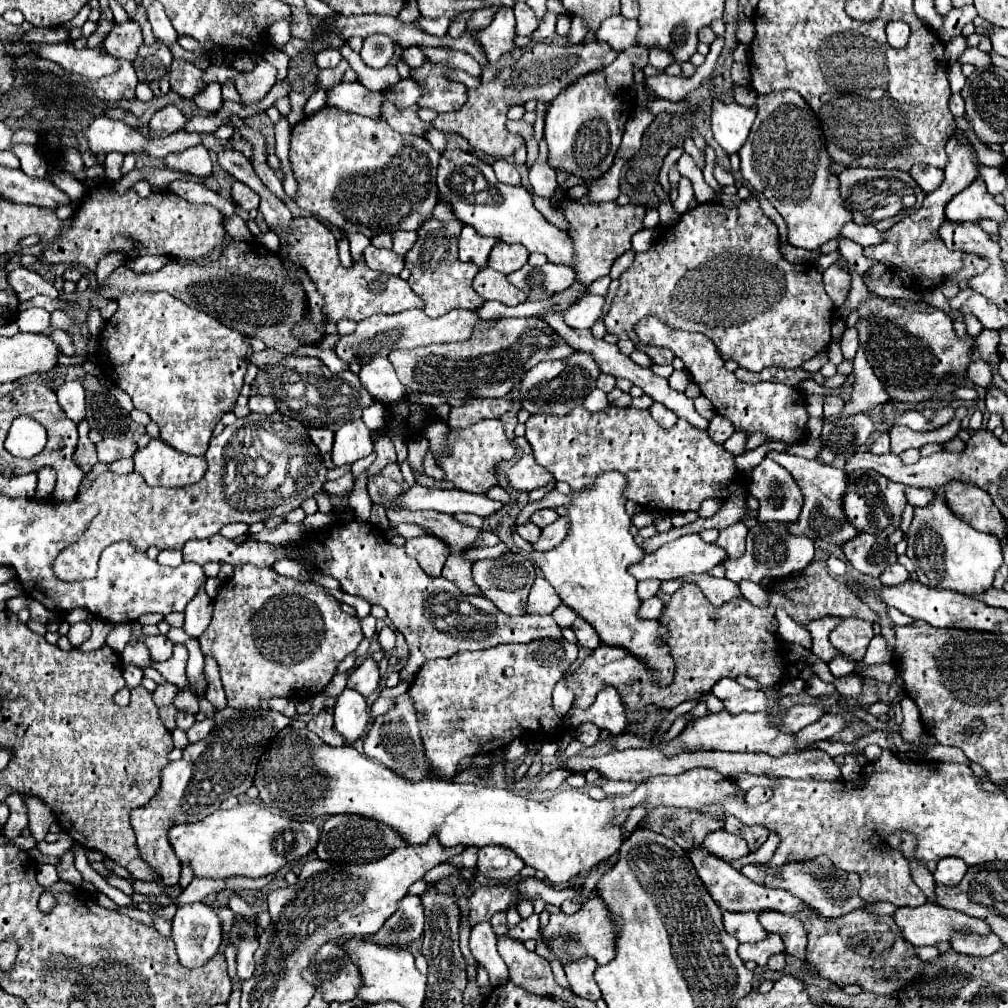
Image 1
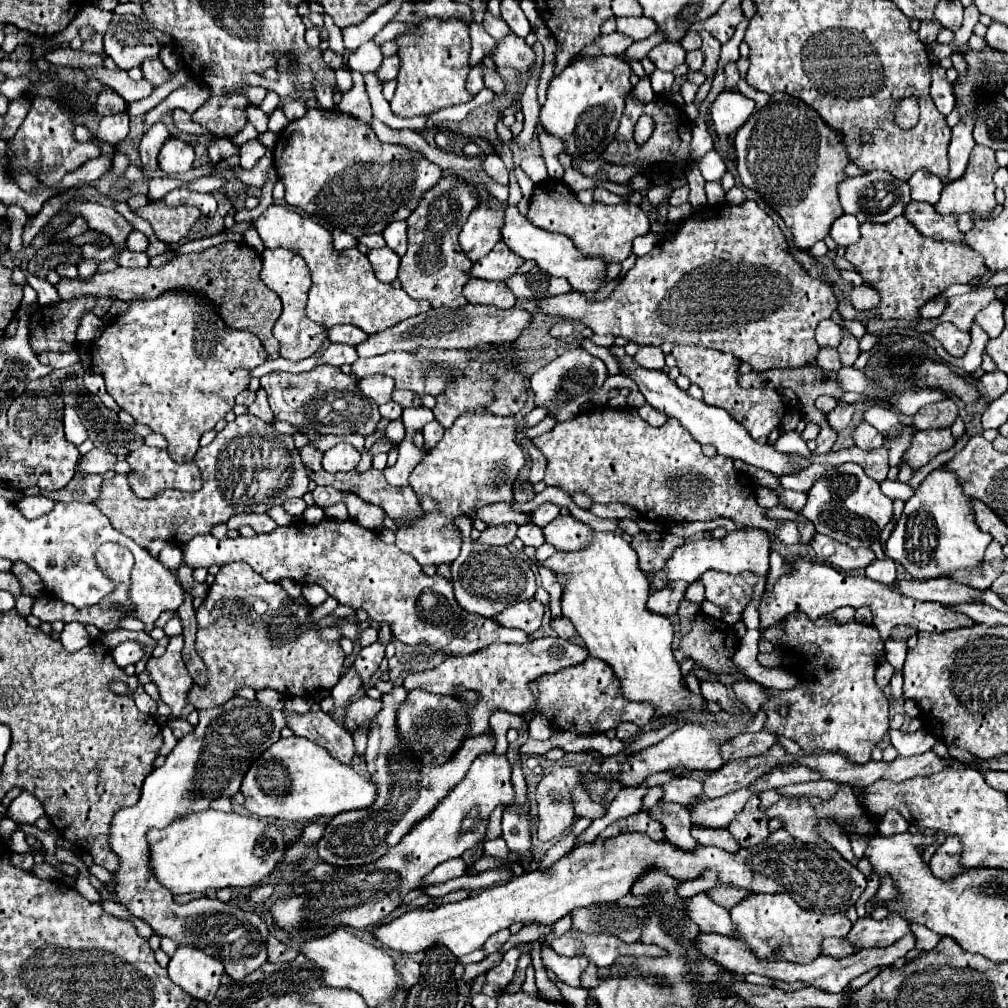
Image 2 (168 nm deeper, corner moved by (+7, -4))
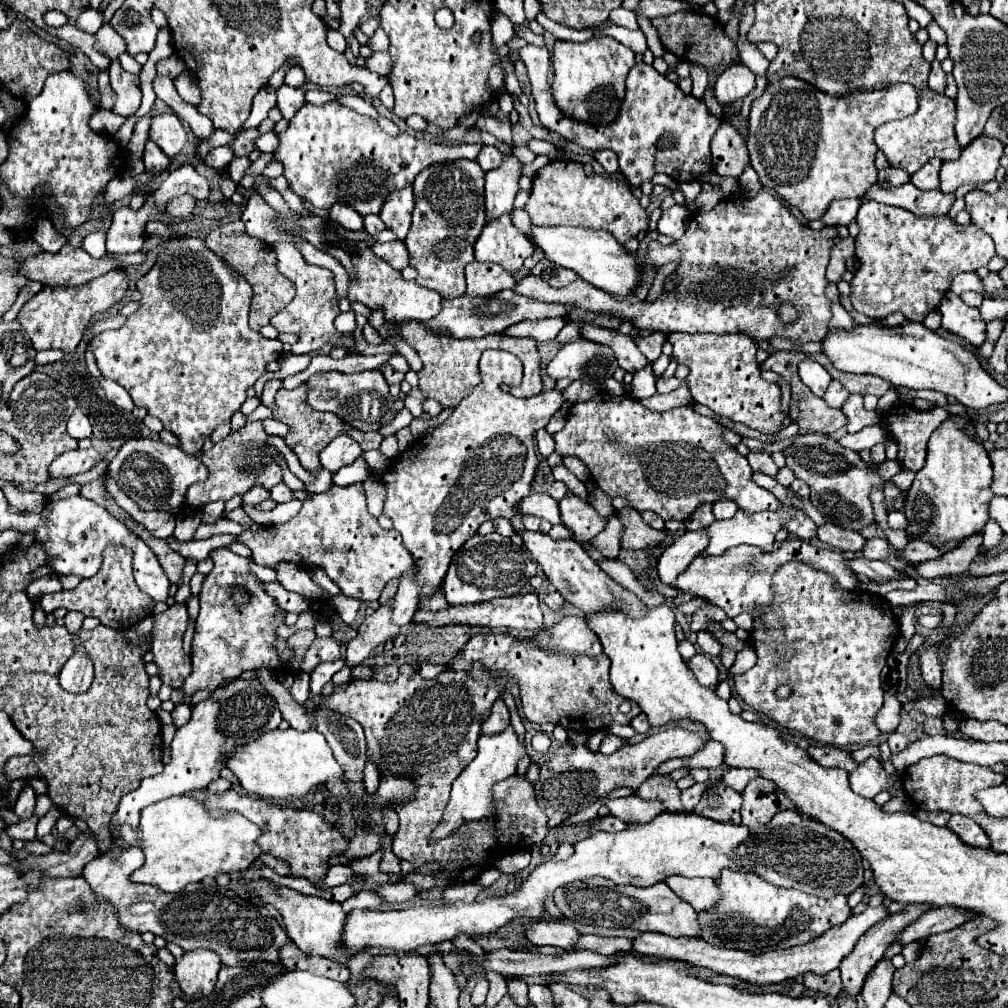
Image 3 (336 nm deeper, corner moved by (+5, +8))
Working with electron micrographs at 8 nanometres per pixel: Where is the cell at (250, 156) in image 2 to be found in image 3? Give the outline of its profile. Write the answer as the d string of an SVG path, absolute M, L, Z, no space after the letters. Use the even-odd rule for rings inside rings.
M273 131L263 133L263 135L259 135L259 139L255 139L255 147L263 153L273 153L277 149L277 145L279 145L279 139Z

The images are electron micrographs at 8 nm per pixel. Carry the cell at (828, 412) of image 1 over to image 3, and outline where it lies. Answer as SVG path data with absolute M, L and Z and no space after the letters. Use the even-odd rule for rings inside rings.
M805 359L798 366L798 374L803 383L813 391L813 395L823 397L823 393L827 391L829 383L831 383L831 375L819 365L819 363Z

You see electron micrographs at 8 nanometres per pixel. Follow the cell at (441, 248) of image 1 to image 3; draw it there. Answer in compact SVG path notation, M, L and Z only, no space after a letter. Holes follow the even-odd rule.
M457 159L427 167L413 181L415 209L413 223L405 239L409 265L417 269L415 283L419 283L419 287L433 289L445 299L465 295L463 269L475 259L473 245L485 227L483 177L485 171L477 161Z

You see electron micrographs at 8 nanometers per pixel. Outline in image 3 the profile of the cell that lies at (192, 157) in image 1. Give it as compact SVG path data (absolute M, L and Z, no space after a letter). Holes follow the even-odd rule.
M173 113L153 117L149 139L153 139L169 159L175 159L189 141L187 129L181 125L179 117Z

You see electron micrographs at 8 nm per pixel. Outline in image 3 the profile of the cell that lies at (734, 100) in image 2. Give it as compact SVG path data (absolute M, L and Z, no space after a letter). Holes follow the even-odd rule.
M733 63L717 77L715 97L719 103L731 105L735 101L745 99L753 89L755 89L755 75L743 63Z

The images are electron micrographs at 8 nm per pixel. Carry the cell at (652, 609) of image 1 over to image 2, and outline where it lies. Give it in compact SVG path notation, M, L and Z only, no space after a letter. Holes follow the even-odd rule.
M685 581L669 583L669 585L665 585L659 591L649 595L647 607L653 613L661 613L661 615L667 615L667 617L675 615L679 611L679 603L681 603L687 587L689 587L689 583L685 583Z

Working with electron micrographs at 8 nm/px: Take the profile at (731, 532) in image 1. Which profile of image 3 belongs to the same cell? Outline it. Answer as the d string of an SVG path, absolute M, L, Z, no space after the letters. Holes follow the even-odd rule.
M721 501L721 503L713 505L715 519L731 519L735 513L737 513L737 507L731 501Z

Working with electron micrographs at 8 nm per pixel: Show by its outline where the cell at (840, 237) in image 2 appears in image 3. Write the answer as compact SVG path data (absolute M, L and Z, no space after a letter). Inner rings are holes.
M839 199L829 205L827 213L823 215L823 223L831 227L849 225L857 217L857 209L861 205L861 199Z

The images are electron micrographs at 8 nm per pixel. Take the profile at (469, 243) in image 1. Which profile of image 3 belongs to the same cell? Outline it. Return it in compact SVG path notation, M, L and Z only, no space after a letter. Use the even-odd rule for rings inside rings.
M505 155L499 169L485 173L485 217L487 223L513 211L513 199L519 191L521 163L513 155Z

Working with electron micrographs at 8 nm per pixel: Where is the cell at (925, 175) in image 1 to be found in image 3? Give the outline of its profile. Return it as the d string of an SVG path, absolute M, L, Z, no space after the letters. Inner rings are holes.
M931 159L917 173L911 175L911 183L923 191L925 189L939 189L939 169L941 169L941 161Z

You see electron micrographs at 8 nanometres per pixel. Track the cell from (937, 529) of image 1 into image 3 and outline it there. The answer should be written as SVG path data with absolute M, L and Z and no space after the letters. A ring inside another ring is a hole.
M951 415L929 439L927 463L917 471L917 477L907 491L907 503L903 513L907 515L905 533L913 539L929 545L963 543L967 537L983 531L989 521L987 503L993 497L991 485L991 461L983 445L963 433L965 417Z

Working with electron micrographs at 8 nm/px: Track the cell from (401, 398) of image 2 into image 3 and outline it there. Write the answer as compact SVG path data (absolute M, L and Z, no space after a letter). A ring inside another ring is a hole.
M387 363L381 365L379 371L383 373L383 377L385 377L385 381L387 381L389 385L399 385L399 383L405 379L405 373L397 373L397 371L393 371Z

